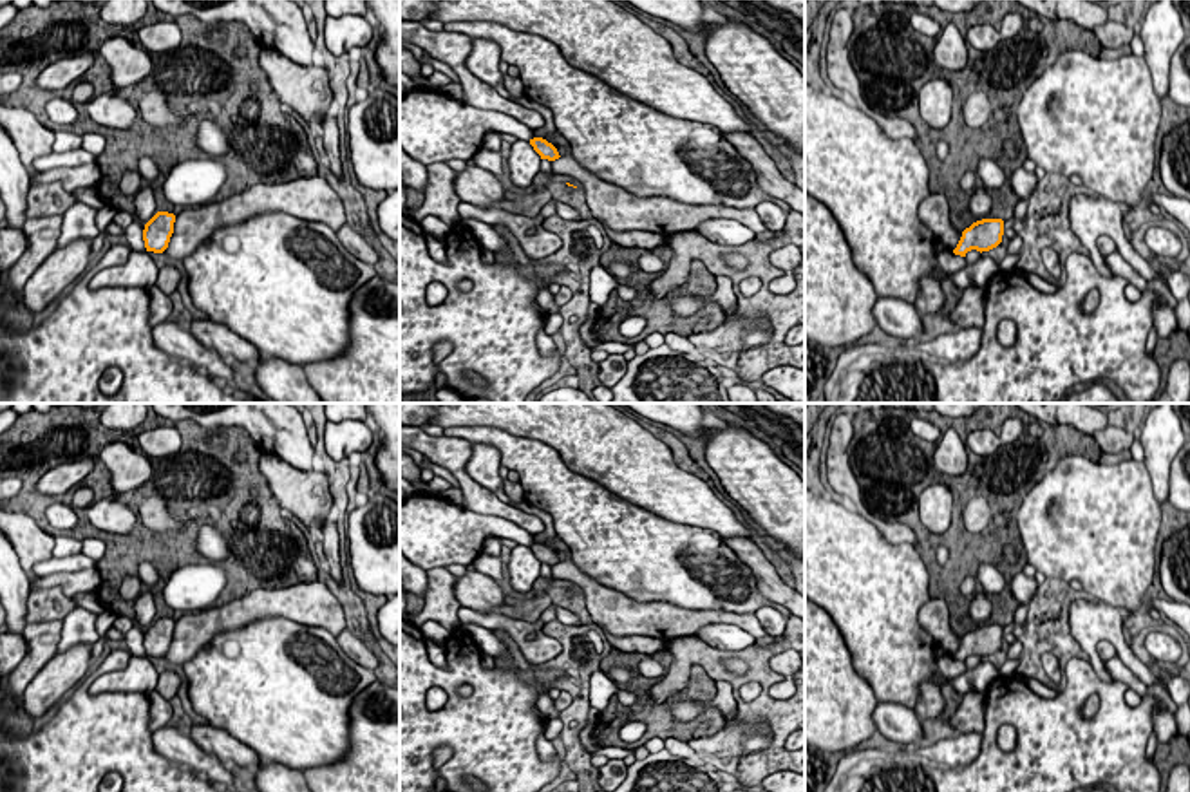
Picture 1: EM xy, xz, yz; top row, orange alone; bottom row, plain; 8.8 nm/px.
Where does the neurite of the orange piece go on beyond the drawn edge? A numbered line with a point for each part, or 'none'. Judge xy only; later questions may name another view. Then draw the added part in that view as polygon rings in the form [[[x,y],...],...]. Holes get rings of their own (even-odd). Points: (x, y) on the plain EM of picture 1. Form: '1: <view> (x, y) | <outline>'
1: xy (313, 604) | [[[300,582],[279,589],[253,589],[242,599],[183,613],[163,656],[170,664],[192,660],[217,633],[239,629],[262,618],[282,617],[302,626],[327,629],[335,638],[345,629],[345,615],[326,582]]]

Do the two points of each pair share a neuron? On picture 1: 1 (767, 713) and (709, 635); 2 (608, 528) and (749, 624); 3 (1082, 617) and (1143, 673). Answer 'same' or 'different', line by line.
1: different
2: different
3: same

